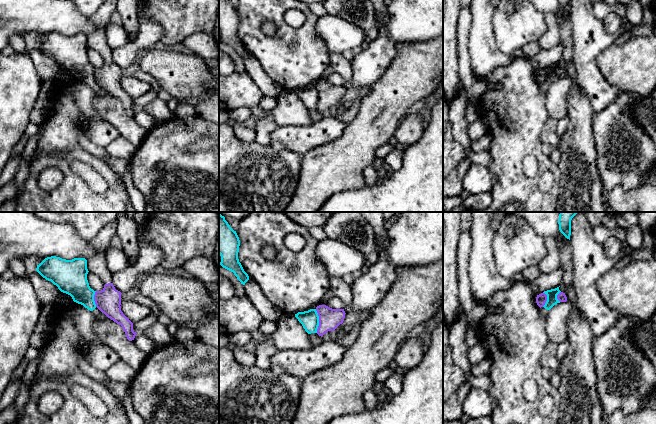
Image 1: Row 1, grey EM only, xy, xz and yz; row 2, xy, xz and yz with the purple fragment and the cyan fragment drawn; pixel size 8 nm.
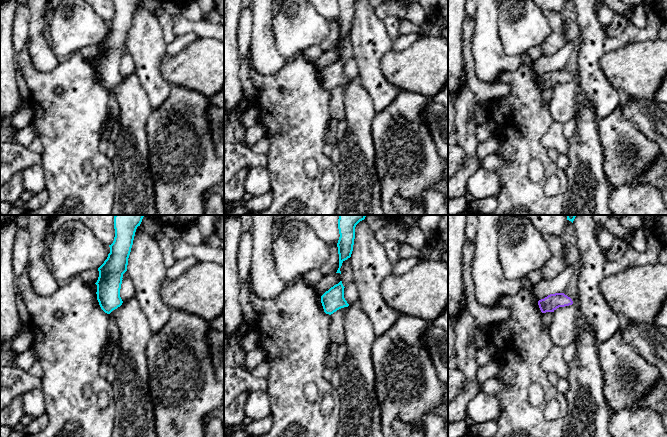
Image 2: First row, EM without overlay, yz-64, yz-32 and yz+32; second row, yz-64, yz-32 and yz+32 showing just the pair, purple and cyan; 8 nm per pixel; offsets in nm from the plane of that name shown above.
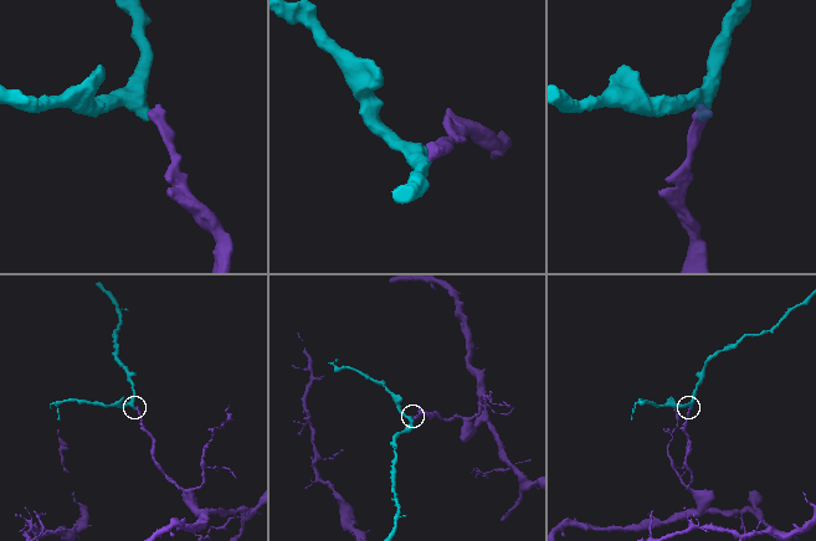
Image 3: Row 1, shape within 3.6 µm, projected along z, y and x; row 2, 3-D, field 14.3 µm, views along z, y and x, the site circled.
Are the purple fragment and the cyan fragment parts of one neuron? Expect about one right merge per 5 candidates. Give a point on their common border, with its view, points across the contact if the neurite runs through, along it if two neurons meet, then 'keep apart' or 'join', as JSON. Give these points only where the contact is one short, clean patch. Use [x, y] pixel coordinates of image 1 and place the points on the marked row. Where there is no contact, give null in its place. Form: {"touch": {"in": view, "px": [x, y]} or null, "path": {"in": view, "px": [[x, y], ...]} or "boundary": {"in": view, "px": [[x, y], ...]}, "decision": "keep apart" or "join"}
{"touch": {"in": "xz", "px": [319, 321]}, "boundary": {"in": "xz", "px": [[315, 309], [318, 315], [317, 332]]}, "decision": "keep apart"}

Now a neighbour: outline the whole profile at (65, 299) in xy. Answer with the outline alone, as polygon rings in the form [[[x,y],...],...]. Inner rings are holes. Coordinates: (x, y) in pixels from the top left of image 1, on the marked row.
[[[63,292],[60,293],[60,298],[58,302],[67,307],[72,307],[75,304],[72,297]]]

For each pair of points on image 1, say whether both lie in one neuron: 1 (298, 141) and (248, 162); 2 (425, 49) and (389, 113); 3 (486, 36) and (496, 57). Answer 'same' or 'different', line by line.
1: same
2: same
3: same

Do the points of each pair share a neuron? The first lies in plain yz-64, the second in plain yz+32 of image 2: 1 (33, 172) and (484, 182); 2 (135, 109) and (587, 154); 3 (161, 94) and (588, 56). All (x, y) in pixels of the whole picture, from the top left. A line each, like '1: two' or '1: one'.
1: one
2: one
3: one

